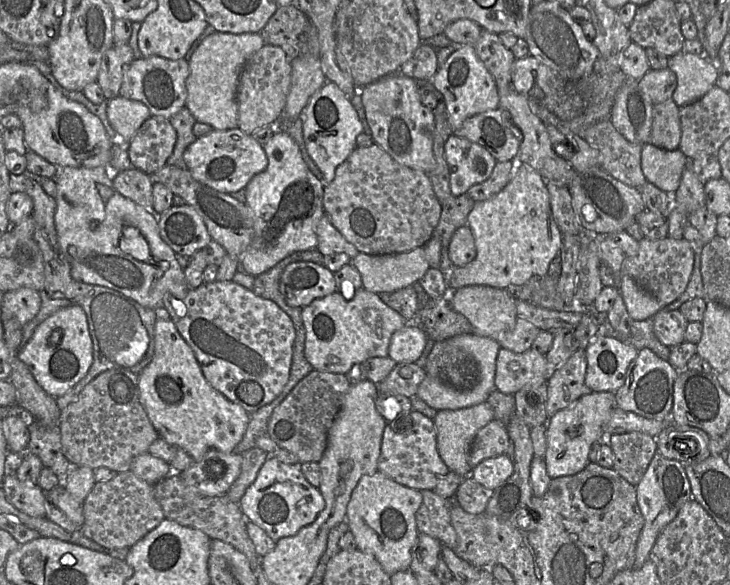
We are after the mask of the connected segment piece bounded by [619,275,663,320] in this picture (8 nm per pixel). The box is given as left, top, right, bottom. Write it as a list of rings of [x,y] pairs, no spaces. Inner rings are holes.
[[[623,275],[619,283],[619,293],[629,316],[633,320],[651,319],[663,309],[652,294],[641,288],[627,275]]]

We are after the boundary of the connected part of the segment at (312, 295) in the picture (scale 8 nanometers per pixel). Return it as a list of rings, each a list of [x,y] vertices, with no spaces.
[[[295,262],[285,268],[280,279],[280,290],[289,306],[304,308],[314,300],[336,292],[336,280],[334,273],[324,265]]]

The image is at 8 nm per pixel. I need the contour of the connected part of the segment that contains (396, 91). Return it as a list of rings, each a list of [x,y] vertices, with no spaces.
[[[394,73],[359,88],[359,91],[362,96],[366,119],[371,129],[373,143],[378,144],[399,164],[429,174],[436,163],[433,153],[435,119],[433,111],[425,107],[420,101],[417,81],[404,74]]]

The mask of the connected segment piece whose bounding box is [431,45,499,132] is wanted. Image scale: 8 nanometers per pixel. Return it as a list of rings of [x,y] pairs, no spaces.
[[[473,45],[458,46],[438,69],[431,82],[446,105],[448,121],[453,132],[458,130],[466,119],[499,108],[496,81],[478,57]]]

